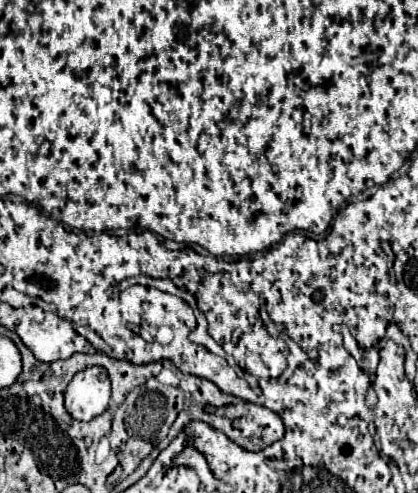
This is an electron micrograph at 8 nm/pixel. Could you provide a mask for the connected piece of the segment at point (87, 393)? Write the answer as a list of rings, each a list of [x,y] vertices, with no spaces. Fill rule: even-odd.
[[[88,367],[74,375],[66,389],[66,411],[78,421],[92,421],[110,403],[110,379],[102,367]]]

